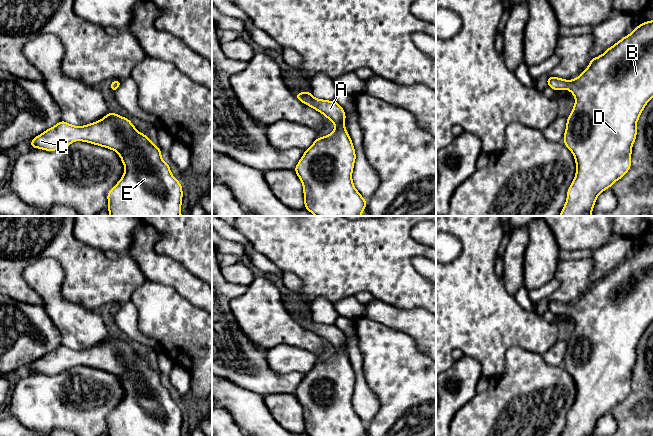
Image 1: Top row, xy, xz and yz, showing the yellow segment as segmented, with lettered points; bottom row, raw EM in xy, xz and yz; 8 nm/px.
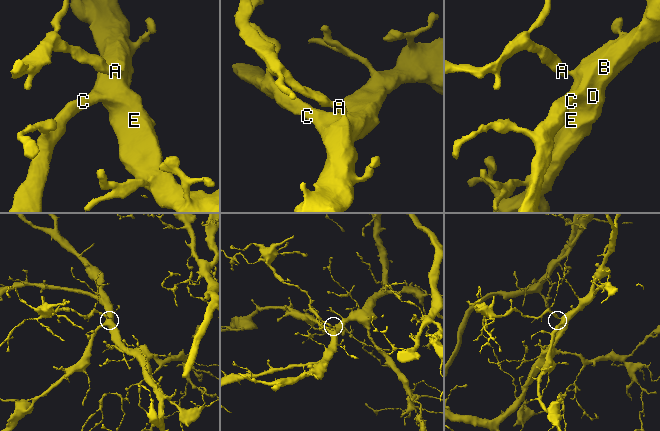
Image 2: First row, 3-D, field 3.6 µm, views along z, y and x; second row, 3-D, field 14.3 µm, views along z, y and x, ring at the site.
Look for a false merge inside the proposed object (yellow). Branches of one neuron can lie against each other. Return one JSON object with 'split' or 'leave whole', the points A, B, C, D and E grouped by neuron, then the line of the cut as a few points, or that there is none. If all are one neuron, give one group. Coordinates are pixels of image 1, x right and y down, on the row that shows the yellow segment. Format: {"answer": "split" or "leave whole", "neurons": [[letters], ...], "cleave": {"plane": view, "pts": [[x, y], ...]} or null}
{"answer": "leave whole", "neurons": [["A", "B", "C", "D", "E"]], "cleave": null}

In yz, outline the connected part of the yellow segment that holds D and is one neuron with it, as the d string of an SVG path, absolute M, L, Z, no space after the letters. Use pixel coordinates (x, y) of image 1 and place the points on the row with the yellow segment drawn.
M653 20L643 22L602 55L591 58L588 67L576 79L546 77L546 80L547 86L553 90L567 89L575 96L575 105L567 118L563 143L575 158L576 174L559 216L591 216L599 194L629 171L632 145L637 135L636 124L644 107L653 98Z

